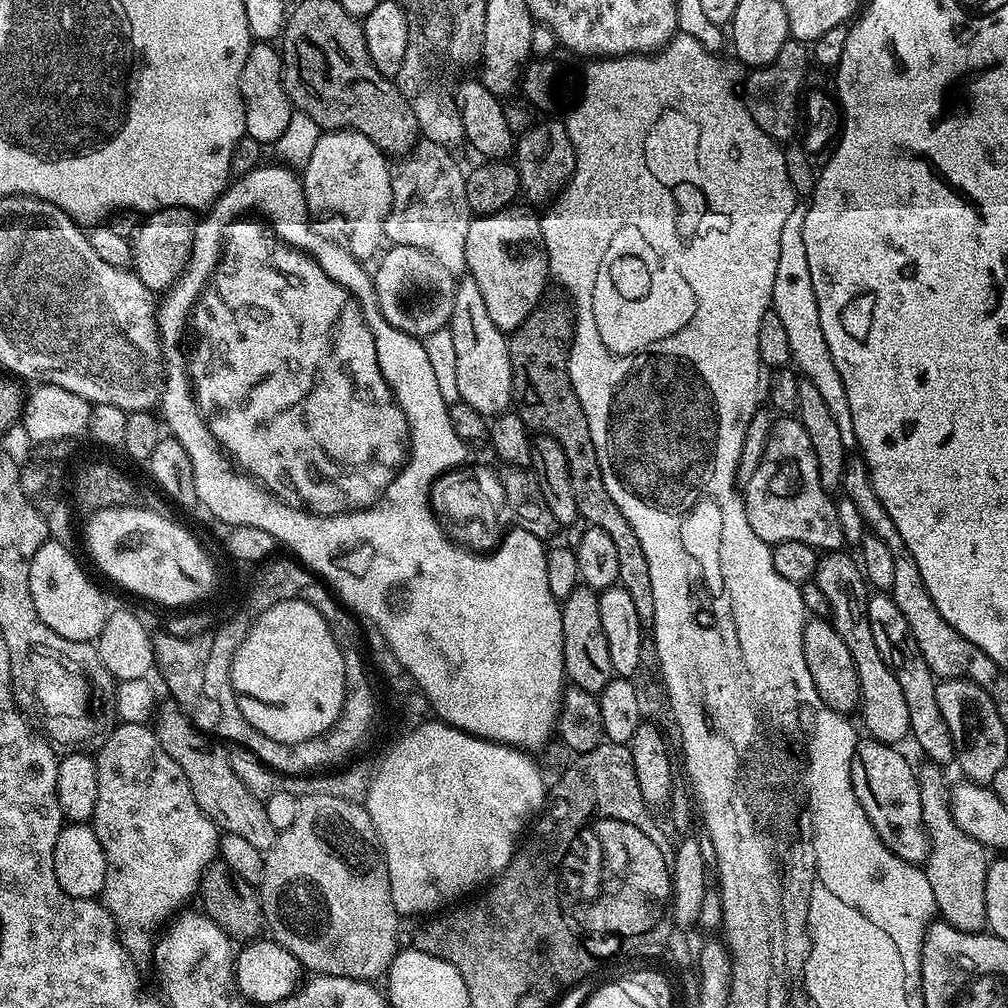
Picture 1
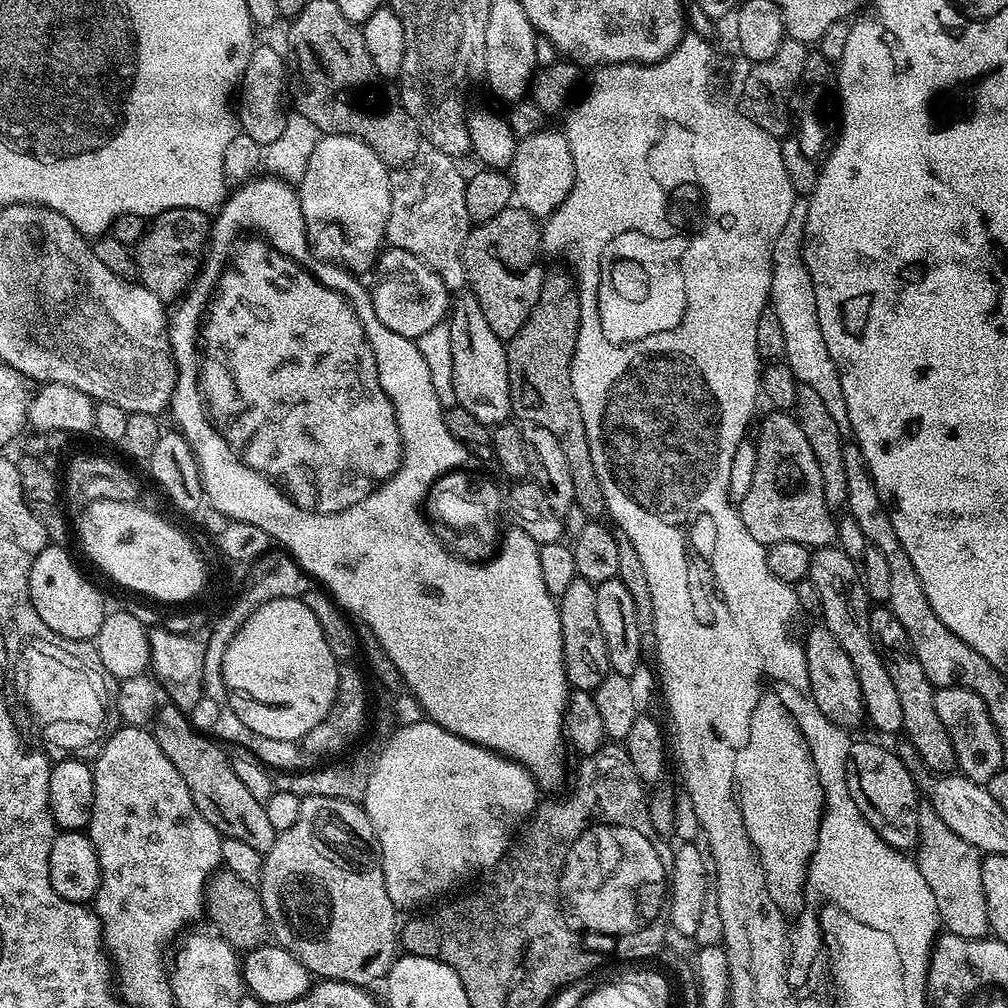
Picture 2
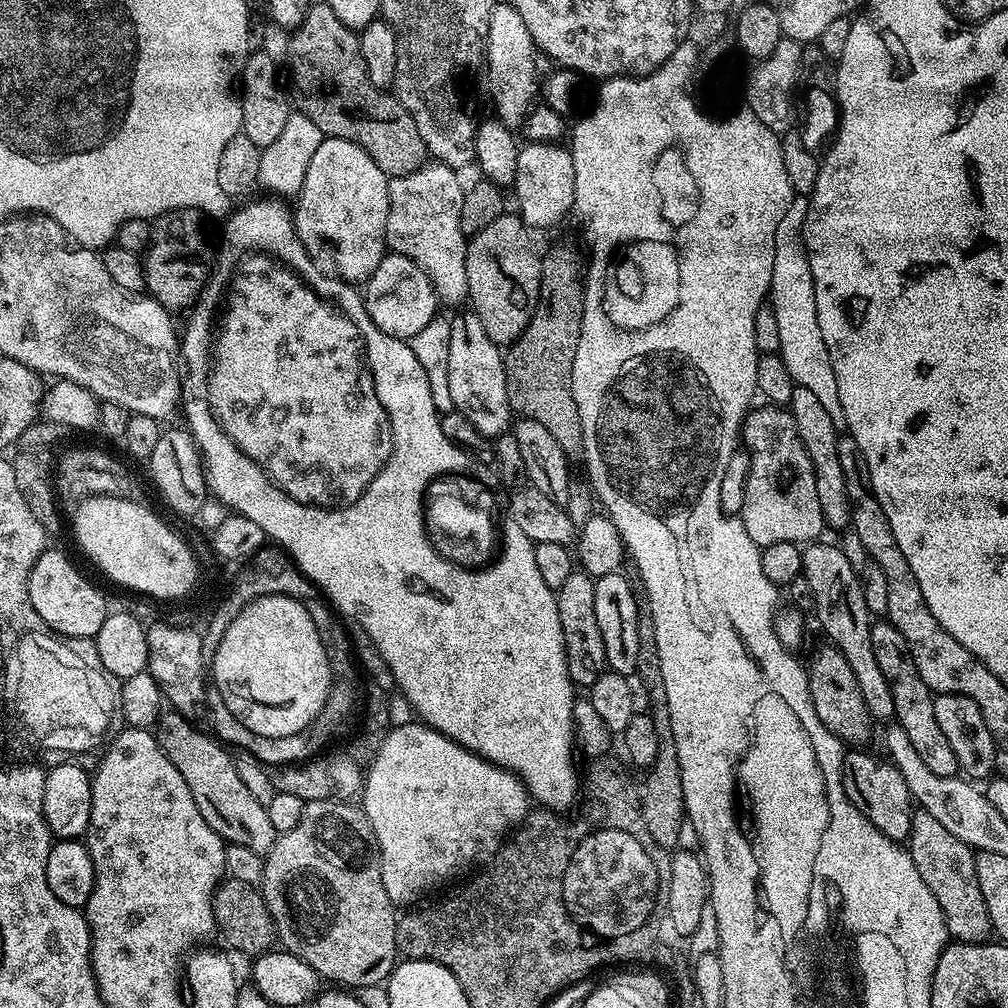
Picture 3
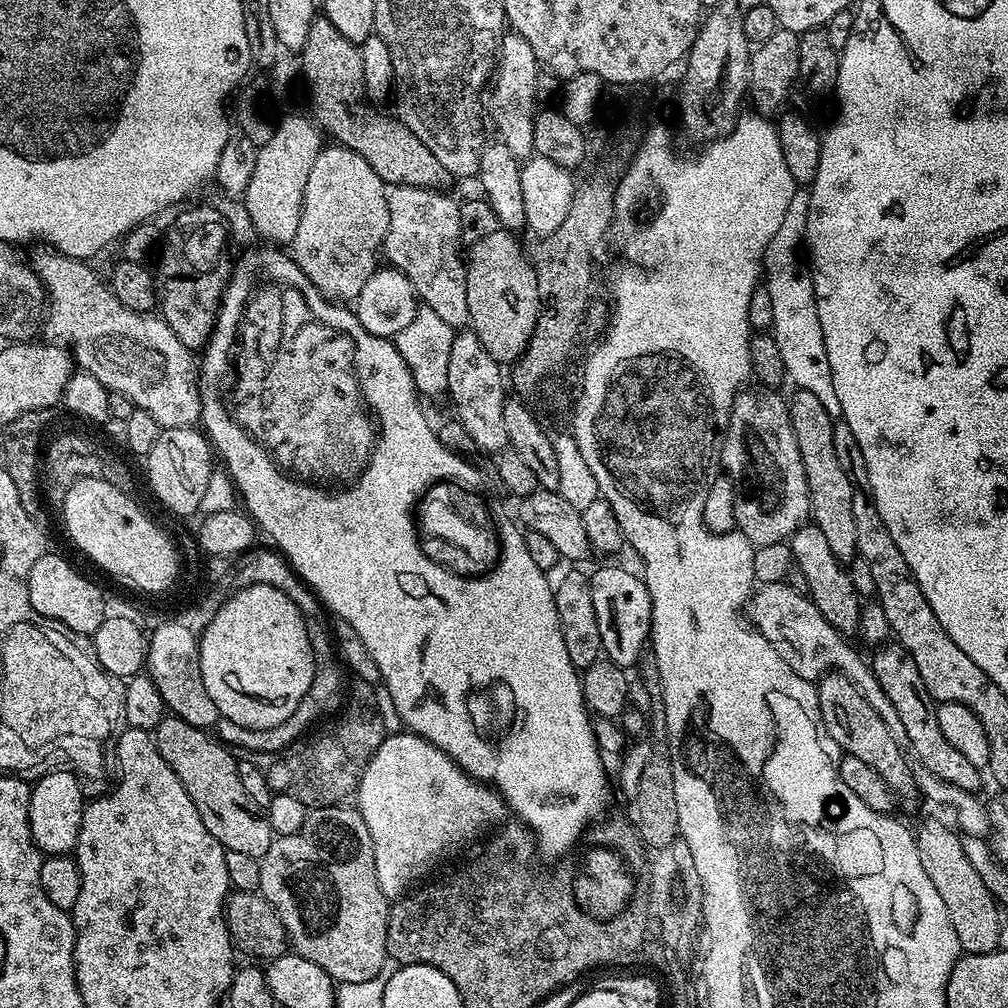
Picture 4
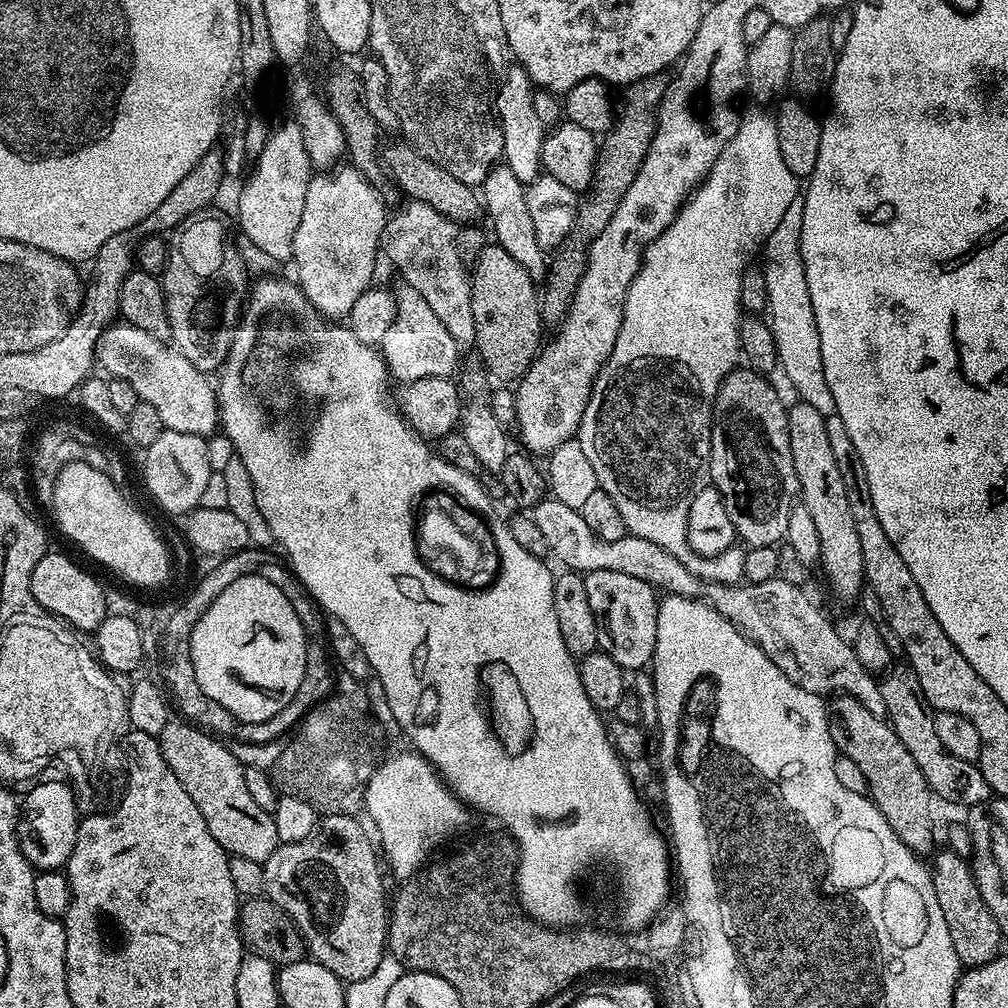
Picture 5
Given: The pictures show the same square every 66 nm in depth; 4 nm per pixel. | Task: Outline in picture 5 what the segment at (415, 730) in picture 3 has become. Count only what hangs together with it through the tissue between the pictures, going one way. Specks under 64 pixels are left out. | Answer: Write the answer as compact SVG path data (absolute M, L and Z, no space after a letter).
M415 750L407 751L394 753L385 764L383 761L372 773L364 790L364 808L372 819L374 832L376 827L375 835L382 856L384 852L383 859L386 864L388 859L400 882L412 879L433 855L431 852L443 840L450 839L470 815L464 801L453 794L431 762Z

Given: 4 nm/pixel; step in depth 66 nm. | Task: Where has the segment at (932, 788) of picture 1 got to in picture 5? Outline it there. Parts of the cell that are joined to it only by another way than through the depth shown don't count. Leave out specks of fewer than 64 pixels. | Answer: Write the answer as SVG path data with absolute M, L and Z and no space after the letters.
M950 850L943 851L940 853L937 851L931 857L933 860L930 860L934 895L938 898L938 906L942 906L946 927L950 929L950 939L954 942L954 954L958 954L961 965L979 968L981 964L1001 955L1000 927L994 914L990 914L986 902L982 902L982 894L978 890L978 882L972 873L971 863L965 857L954 854Z

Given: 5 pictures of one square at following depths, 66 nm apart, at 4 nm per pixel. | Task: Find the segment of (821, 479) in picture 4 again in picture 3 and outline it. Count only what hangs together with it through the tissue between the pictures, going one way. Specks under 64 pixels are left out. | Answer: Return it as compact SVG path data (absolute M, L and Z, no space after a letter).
M795 388L792 392L790 411L798 438L802 438L802 446L814 466L814 482L818 486L818 506L822 506L825 525L829 529L847 529L852 518L852 508L848 504L842 462L838 462L838 442L840 441L838 429L834 426L830 413L823 408L822 401L811 390Z

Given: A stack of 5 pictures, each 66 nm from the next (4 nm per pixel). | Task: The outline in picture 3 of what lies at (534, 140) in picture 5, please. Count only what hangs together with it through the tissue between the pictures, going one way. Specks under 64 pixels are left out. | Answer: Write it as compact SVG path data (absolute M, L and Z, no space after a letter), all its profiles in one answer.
M506 2L497 3L491 14L487 44L484 75L488 78L488 92L495 110L493 113L508 129L519 129L527 120L540 92L540 84L534 72L534 58L538 50L526 29L526 22Z

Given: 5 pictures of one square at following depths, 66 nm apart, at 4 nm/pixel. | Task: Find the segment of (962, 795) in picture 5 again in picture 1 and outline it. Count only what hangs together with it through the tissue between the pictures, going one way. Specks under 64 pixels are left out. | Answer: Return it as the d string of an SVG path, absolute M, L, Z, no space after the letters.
M873 591L868 597L868 621L870 631L874 634L874 643L878 645L878 654L882 654L894 678L898 678L898 686L902 686L902 694L906 697L906 710L910 714L911 739L916 739L917 746L928 755L925 757L931 763L951 765L954 760L954 742L950 738L950 726L946 726L942 710L938 710L938 680L932 675L930 666L926 666L914 642L914 634L908 632L908 623L902 610L898 610L898 602L894 602L894 598L887 591Z

